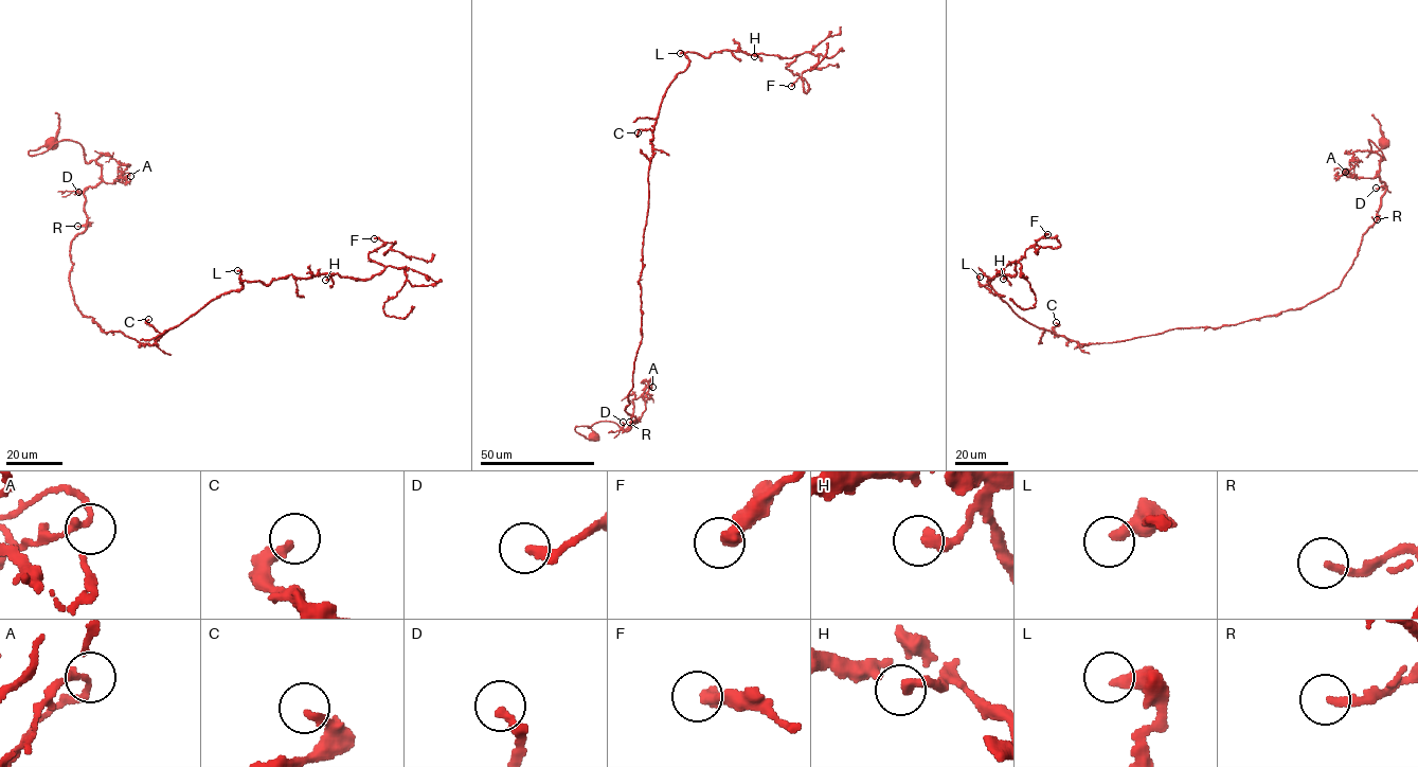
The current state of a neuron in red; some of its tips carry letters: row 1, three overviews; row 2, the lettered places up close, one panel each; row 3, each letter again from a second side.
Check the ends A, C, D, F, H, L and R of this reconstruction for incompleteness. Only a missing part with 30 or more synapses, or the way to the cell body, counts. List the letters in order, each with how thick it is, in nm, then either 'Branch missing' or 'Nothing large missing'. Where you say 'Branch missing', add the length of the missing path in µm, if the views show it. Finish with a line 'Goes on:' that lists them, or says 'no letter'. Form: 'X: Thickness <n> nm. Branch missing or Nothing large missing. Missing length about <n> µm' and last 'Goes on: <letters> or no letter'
A: Thickness 170 nm. Nothing large missing
C: Thickness 240 nm. Nothing large missing
D: Thickness 280 nm. Branch missing. Missing length about 15 µm
F: Thickness 400 nm. Nothing large missing
H: Thickness 320 nm. Nothing large missing
L: Thickness 360 nm. Nothing large missing
R: Thickness 220 nm. Nothing large missing
Goes on: D

